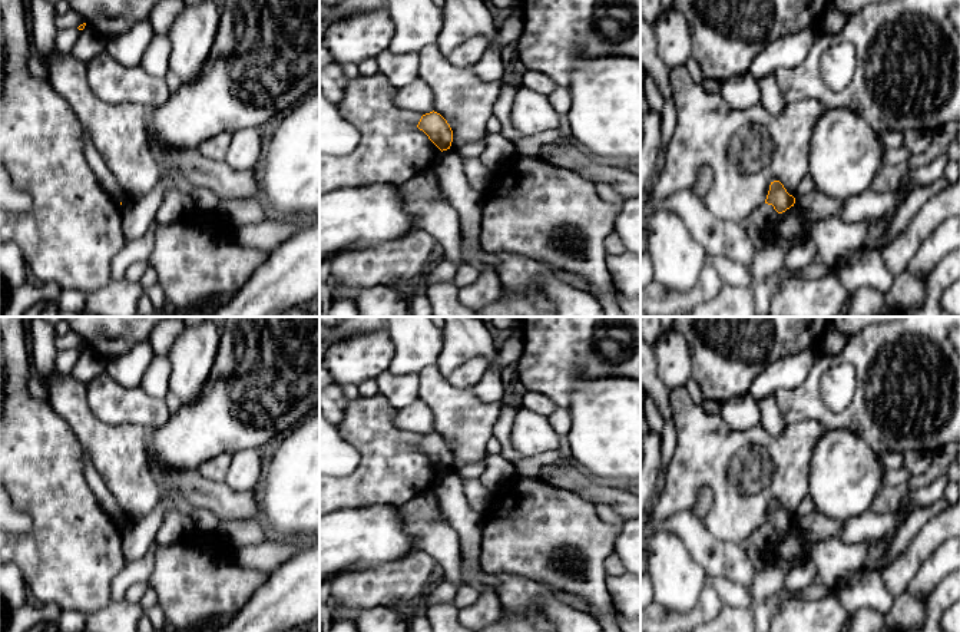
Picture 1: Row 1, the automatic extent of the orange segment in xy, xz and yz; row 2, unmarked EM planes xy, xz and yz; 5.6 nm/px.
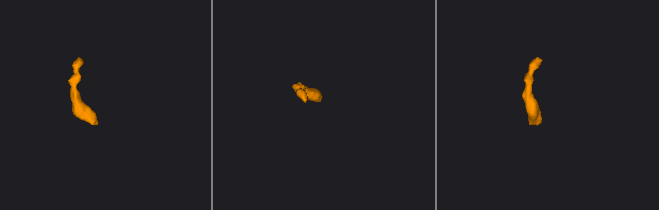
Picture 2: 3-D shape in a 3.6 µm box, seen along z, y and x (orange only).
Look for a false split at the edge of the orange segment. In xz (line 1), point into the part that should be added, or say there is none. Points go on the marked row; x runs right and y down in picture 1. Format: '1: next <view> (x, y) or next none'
1: next none

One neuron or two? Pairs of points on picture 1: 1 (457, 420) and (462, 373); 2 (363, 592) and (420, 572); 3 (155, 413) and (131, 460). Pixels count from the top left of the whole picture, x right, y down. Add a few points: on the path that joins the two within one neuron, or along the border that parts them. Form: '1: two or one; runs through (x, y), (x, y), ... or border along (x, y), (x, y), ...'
1: two; border along (446, 380), (456, 387), (472, 390)
2: one; runs through (377, 586), (406, 581)
3: two; border along (112, 423), (136, 423), (145, 429)

